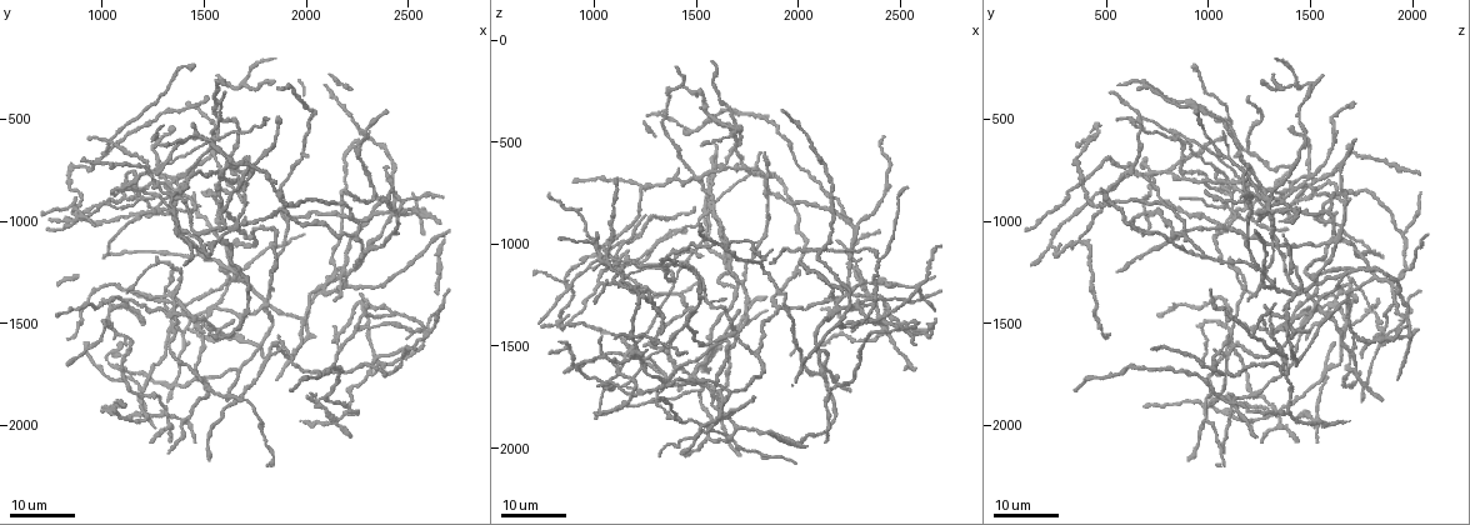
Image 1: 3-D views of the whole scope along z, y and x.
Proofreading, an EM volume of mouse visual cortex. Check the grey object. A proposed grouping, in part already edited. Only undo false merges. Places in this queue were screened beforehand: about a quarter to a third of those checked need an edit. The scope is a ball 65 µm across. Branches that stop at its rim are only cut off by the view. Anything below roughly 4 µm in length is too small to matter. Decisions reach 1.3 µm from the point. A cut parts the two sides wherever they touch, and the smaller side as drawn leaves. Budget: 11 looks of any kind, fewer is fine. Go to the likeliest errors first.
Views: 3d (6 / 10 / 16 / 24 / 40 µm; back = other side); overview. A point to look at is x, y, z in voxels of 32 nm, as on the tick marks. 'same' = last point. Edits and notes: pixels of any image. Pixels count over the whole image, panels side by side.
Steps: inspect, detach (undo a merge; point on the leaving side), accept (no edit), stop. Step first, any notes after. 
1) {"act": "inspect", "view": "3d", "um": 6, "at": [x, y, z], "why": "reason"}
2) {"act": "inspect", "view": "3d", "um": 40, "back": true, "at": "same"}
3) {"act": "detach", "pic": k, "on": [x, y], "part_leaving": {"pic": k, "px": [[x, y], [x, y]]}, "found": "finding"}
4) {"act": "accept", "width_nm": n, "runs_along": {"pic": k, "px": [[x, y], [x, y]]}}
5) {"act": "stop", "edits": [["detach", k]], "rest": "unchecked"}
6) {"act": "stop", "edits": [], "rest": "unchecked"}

{"act": "inspect", "view": "3d", "um": 24, "at": [1180, 980, 1540]}

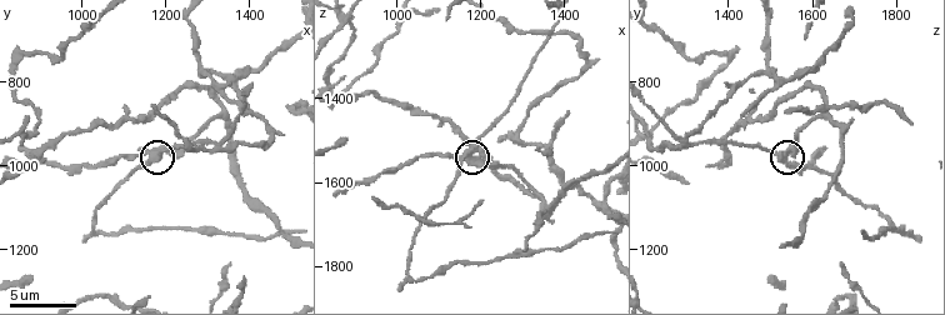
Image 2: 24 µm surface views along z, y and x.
{"act": "inspect", "view": "3d", "um": 6, "at": [1175, 985, 1530], "why": "zoom in"}

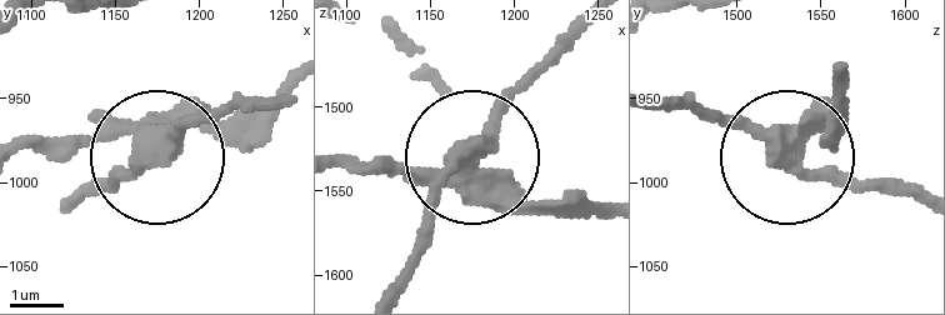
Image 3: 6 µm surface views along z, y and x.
{"act": "detach", "pic": 3, "on": [189, 125], "side_arm_um": 31, "part_leaving": {"pic": 3, "px": [[145, 129], [266, 101]]}, "found": "two neurons meet here"}

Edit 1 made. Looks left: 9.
{"act": "inspect", "view": "overview", "why": "redraw"}

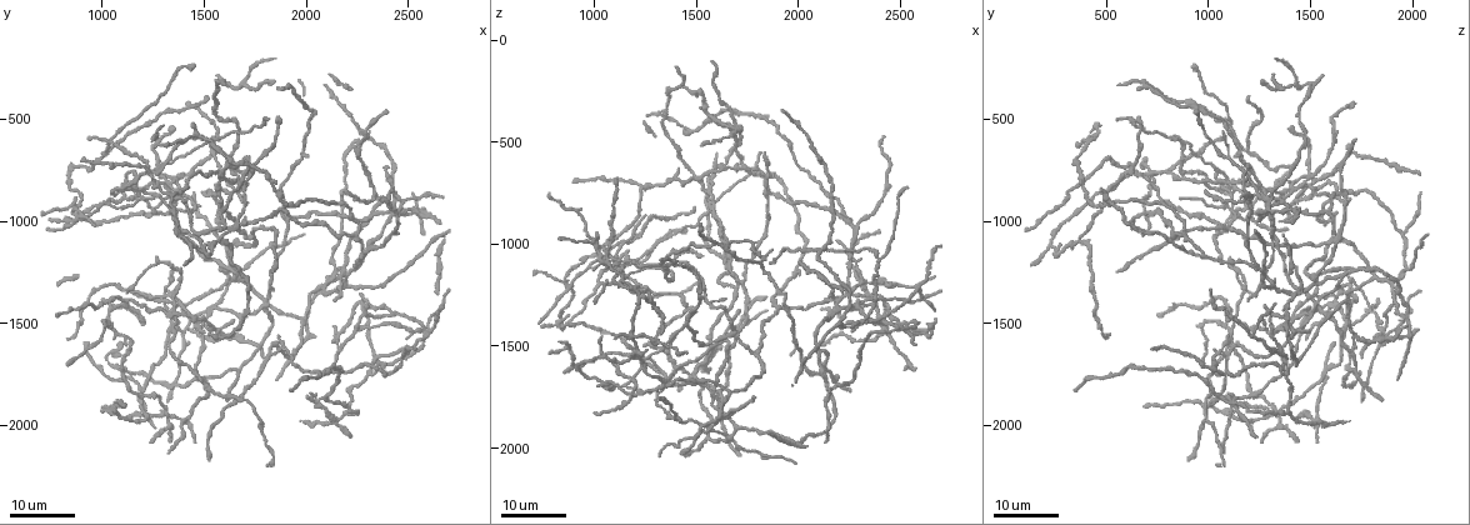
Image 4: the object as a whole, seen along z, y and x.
{"act": "inspect", "view": "3d", "um": 24, "at": [2180, 1300, 1310], "why": "looks like a crossing"}

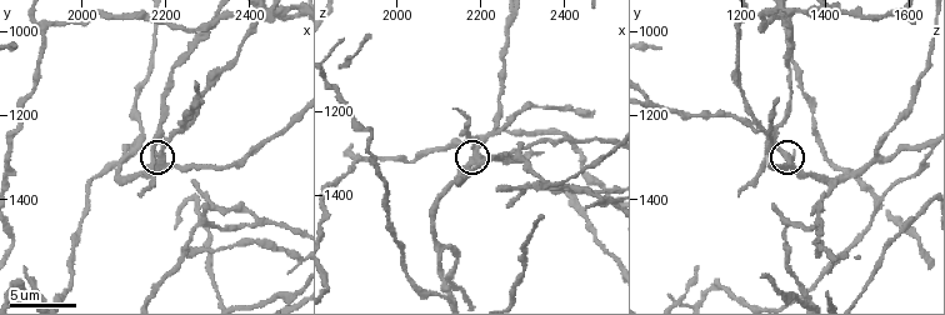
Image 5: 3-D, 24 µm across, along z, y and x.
{"act": "inspect", "view": "3d", "um": 6, "at": [2190, 1300, 1310]}

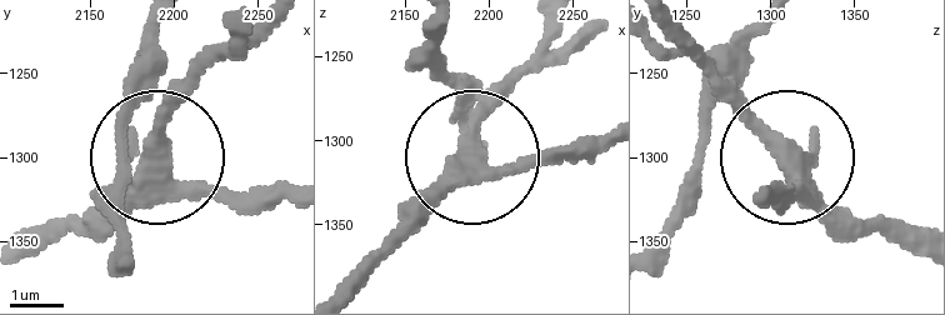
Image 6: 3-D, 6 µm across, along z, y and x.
{"act": "accept", "width_nm": 350, "runs_along": {"pic": 6, "px": [[26, 244], [66, 235], [156, 159], [200, 190], [276, 190]]}, "found": "all the same neuron"}

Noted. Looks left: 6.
{"act": "inspect", "view": "3d", "um": 16, "at": [2120, 1280, 1640], "why": "three-way junction"}

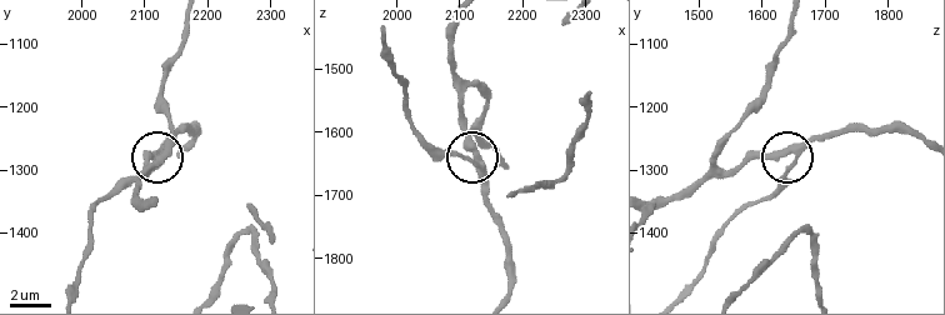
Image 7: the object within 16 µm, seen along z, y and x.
{"act": "inspect", "view": "3d", "um": 10, "at": [2120, 1290, 1645]}

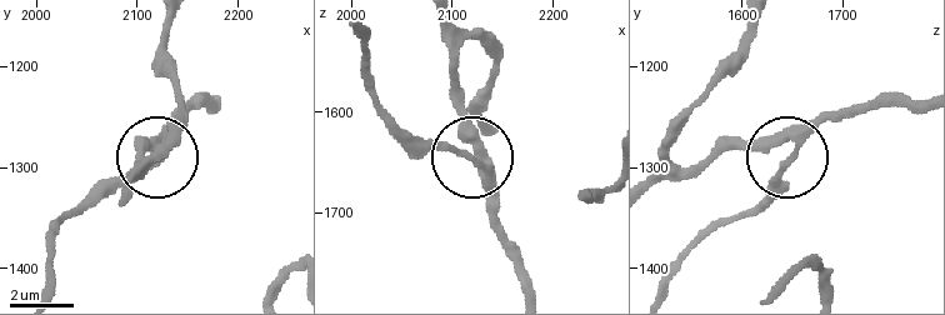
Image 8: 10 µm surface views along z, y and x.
{"act": "accept", "width_nm": 270, "runs_along": {"pic": 8, "px": [[919, 106], [839, 115], [790, 150], [720, 139]]}, "found": "one neuron here"}

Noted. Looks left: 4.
{"act": "inspect", "view": "3d", "um": 10, "at": [1890, 1605, 1070], "why": "three-way junction"}

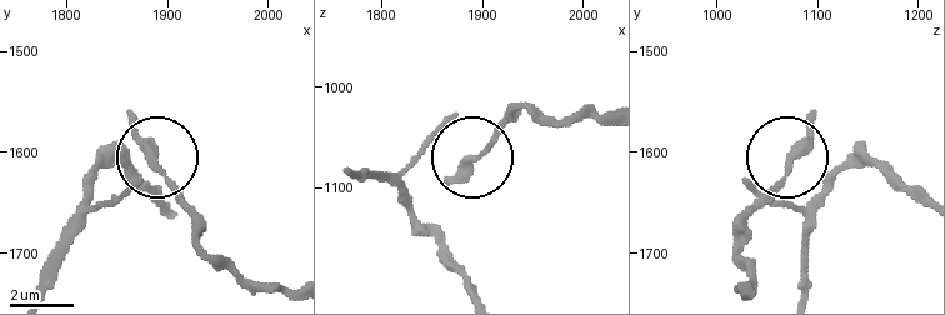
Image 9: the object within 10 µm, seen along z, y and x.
{"act": "accept", "runs_along": {"pic": 9, "px": [[918, 195], [854, 168], [789, 209], [789, 165], [744, 214]]}, "found": "all the same neuron"}

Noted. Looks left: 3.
{"act": "inspect", "view": "3d", "um": 24, "at": [1650, 1260, 1950], "why": "four arms meet"}

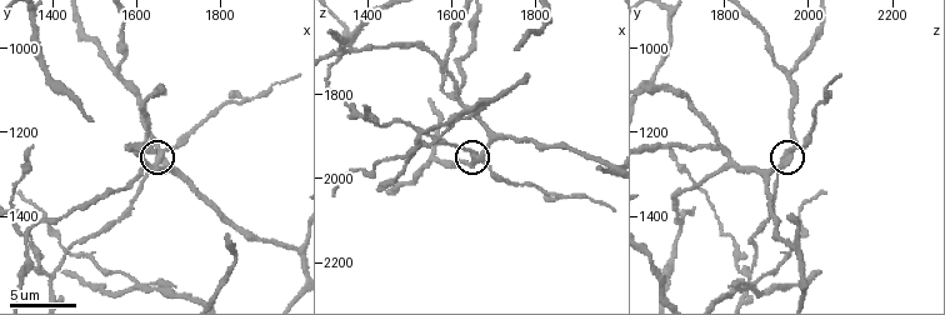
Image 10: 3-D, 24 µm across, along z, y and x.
{"act": "inspect", "view": "3d", "um": 10, "at": [1650, 1265, 1935]}

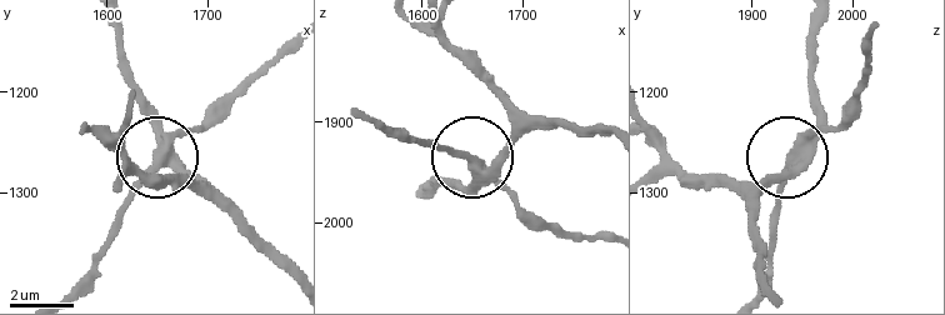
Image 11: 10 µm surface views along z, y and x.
{"act": "accept", "arms": 4, "found": "one neuron here"}

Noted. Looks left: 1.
{"act": "stop", "edits": [["detach", 3]], "rest": "unchecked"}

